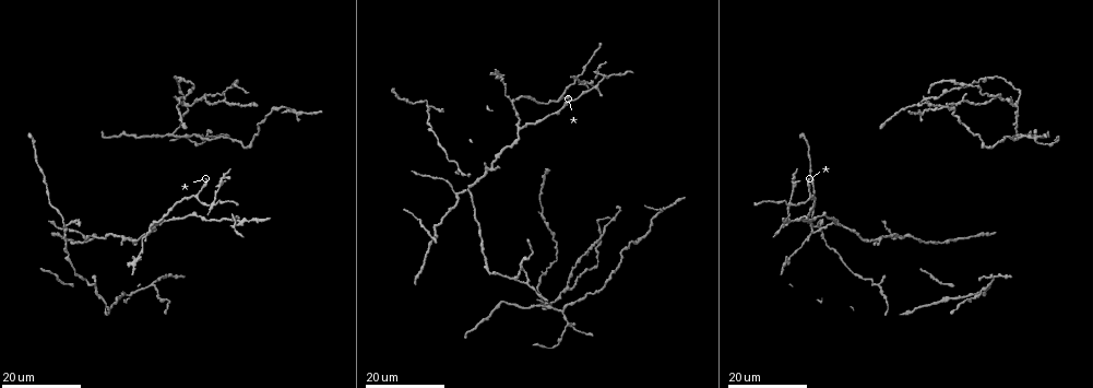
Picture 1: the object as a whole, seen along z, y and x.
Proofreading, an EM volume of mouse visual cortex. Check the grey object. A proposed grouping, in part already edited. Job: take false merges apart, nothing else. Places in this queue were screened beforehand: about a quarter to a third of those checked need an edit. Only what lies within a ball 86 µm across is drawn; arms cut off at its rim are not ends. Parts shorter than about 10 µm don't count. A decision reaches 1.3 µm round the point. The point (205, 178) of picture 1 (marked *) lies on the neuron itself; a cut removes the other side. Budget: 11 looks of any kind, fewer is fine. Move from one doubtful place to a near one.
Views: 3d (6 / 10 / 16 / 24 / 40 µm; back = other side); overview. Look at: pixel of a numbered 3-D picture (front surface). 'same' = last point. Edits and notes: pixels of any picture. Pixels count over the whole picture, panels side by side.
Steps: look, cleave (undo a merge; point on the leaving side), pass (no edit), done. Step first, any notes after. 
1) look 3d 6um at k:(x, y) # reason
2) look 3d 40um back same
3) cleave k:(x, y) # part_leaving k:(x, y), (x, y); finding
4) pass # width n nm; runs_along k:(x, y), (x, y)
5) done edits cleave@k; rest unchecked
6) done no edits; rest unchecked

look 3d 24um at 1:(559, 100) # a fork

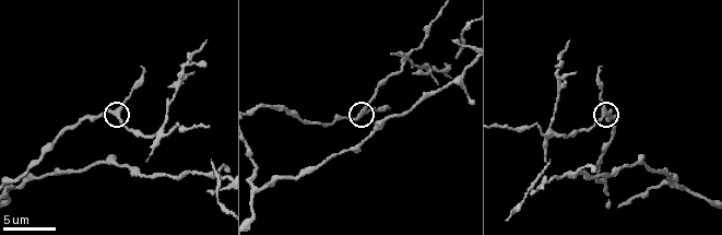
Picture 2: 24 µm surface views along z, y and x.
look 3d 6um at 2:(115, 115) # zoom in

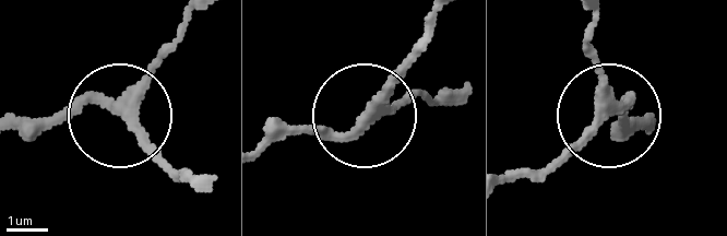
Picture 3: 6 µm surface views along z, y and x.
pass # width 270 nm; runs_along 3:(595, 16), (587, 48), (598, 121), (539, 180); all the same neuron

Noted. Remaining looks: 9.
look 3d 16um at 1:(489, 166)

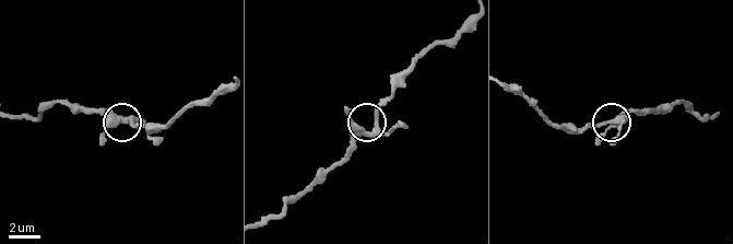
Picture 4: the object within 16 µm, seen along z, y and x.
look 3d 6um at 4:(374, 124)

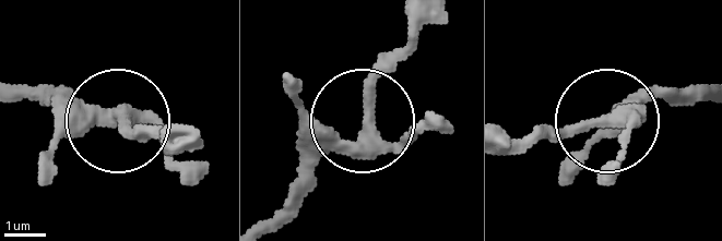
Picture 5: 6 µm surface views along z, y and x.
pass # arms 3; runs_along 5:(424, 25), (357, 130), (292, 189); all the same neuron

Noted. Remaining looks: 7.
look 3d 24um at 1:(204, 93) # three-way junction

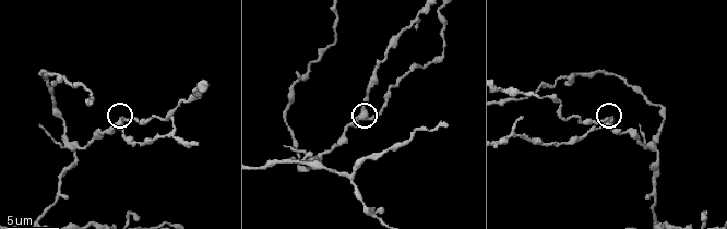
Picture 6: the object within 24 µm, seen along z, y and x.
look 3d 6um at 6:(120, 118) # zoom in

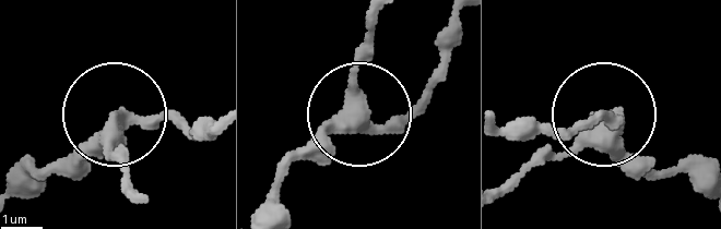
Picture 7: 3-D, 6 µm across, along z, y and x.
pass # width 330 nm; runs_along 7:(11, 187), (56, 169), (115, 117), (108, 155), (119, 190); all the same neuron

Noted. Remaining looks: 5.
look 3d 16um at 1:(944, 105) # calibre changes

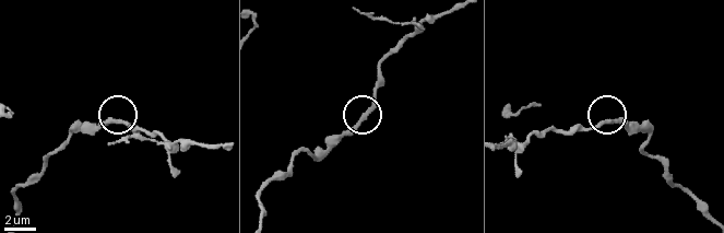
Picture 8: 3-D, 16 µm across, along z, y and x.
look 3d 10um at 8:(616, 121)

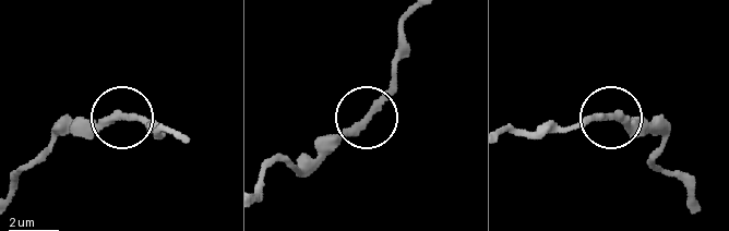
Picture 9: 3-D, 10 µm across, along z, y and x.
pass # runs_along 9:(692, 196), (657, 165), (655, 134), (605, 114), (550, 128); all the same neuron

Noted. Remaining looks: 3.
look 3d 10um at 6:(281, 160) # two arms in line, one across

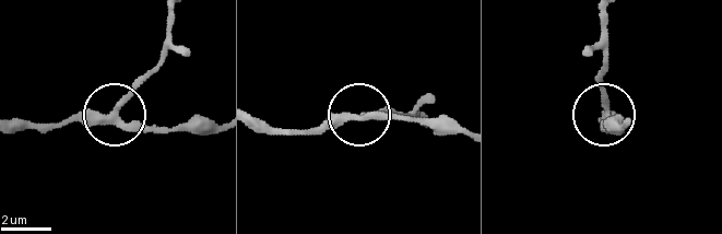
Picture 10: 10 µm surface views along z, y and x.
pass # arms 3; runs_along 10:(175, 15), (164, 59), (118, 109), (33, 123); continuous, no second neuron

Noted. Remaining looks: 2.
done no edits; rest unchecked

